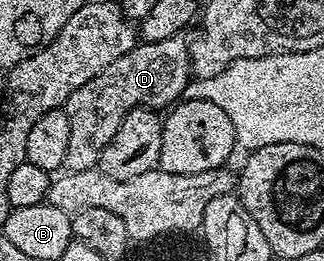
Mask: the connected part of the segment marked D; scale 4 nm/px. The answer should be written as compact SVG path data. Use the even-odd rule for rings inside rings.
M183 34L166 37L166 41L137 42L130 53L110 61L98 77L90 77L82 89L74 89L64 102L63 110L70 121L70 145L66 145L64 167L69 171L81 171L96 167L102 157L102 149L110 145L110 137L118 133L122 117L135 107L167 108L183 96L192 75L192 62L188 56L189 40Z

